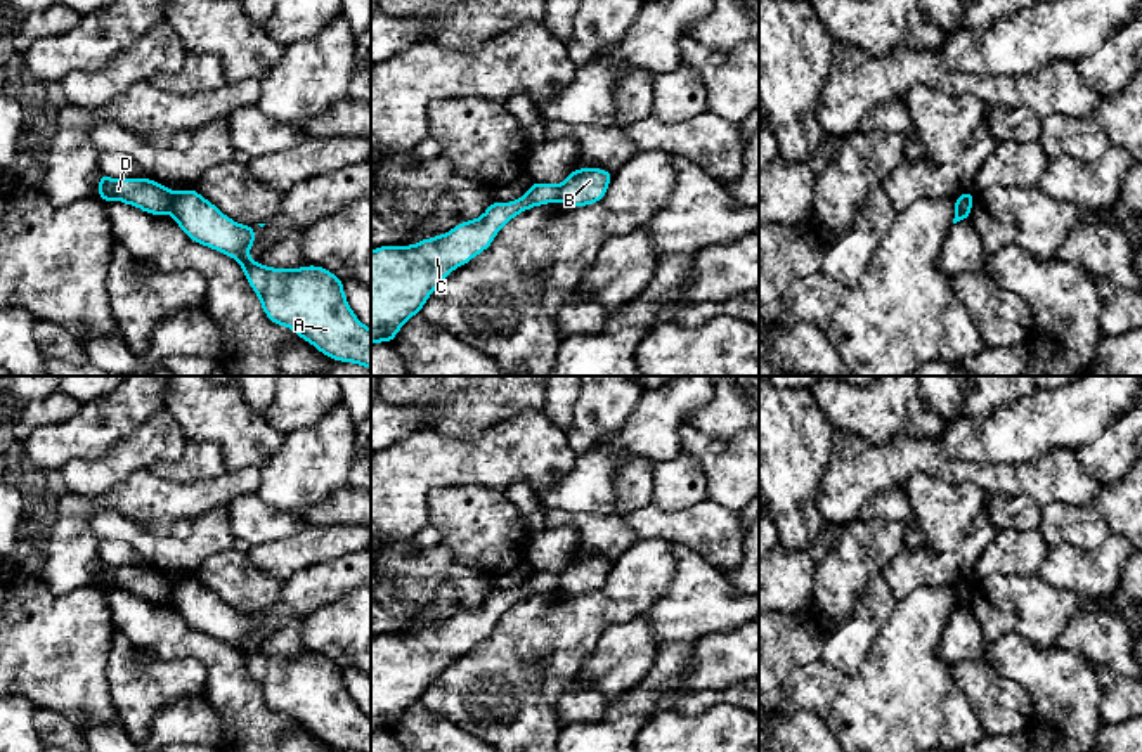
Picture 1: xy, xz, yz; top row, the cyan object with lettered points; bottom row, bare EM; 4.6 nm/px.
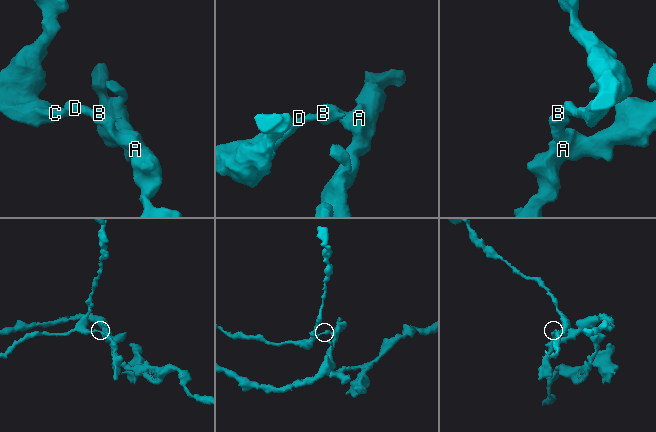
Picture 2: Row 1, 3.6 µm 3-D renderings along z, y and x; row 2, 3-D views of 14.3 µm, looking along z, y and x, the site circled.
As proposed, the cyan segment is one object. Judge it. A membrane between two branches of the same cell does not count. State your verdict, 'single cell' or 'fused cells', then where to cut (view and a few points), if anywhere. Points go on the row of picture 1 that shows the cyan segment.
fused cells | xy (175, 193), (168, 210)

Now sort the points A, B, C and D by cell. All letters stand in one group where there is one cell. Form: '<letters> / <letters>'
A B / C D

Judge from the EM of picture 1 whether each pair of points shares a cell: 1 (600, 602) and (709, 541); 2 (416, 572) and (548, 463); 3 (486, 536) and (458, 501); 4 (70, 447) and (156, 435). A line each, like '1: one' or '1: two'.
1: two
2: two
3: one
4: two

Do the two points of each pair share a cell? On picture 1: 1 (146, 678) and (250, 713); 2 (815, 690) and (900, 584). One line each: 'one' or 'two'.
1: two
2: two

